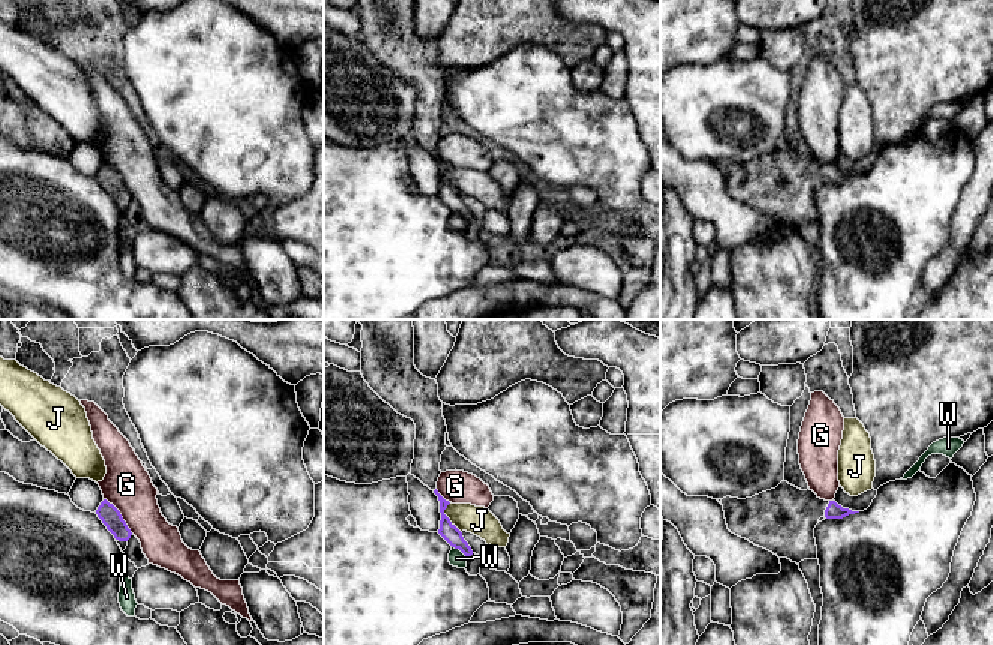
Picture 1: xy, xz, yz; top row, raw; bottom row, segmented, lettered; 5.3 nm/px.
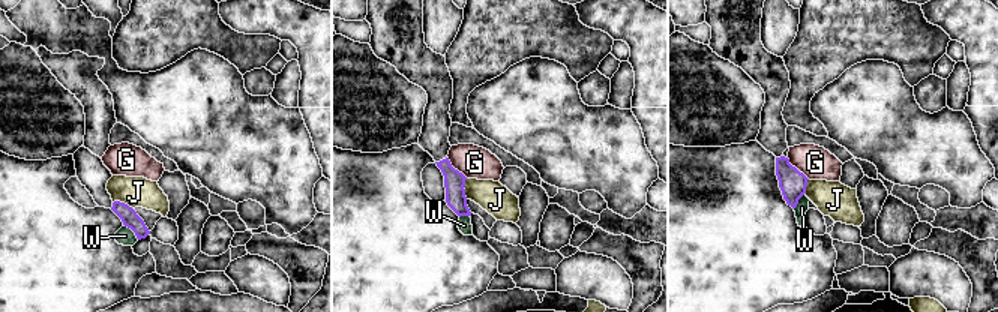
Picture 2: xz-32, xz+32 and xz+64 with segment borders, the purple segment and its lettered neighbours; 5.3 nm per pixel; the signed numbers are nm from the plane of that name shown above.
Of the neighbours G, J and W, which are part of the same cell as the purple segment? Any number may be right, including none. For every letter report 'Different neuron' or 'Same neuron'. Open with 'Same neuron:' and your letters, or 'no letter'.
Same neuron: no letter
G: Different neuron
J: Different neuron
W: Different neuron

